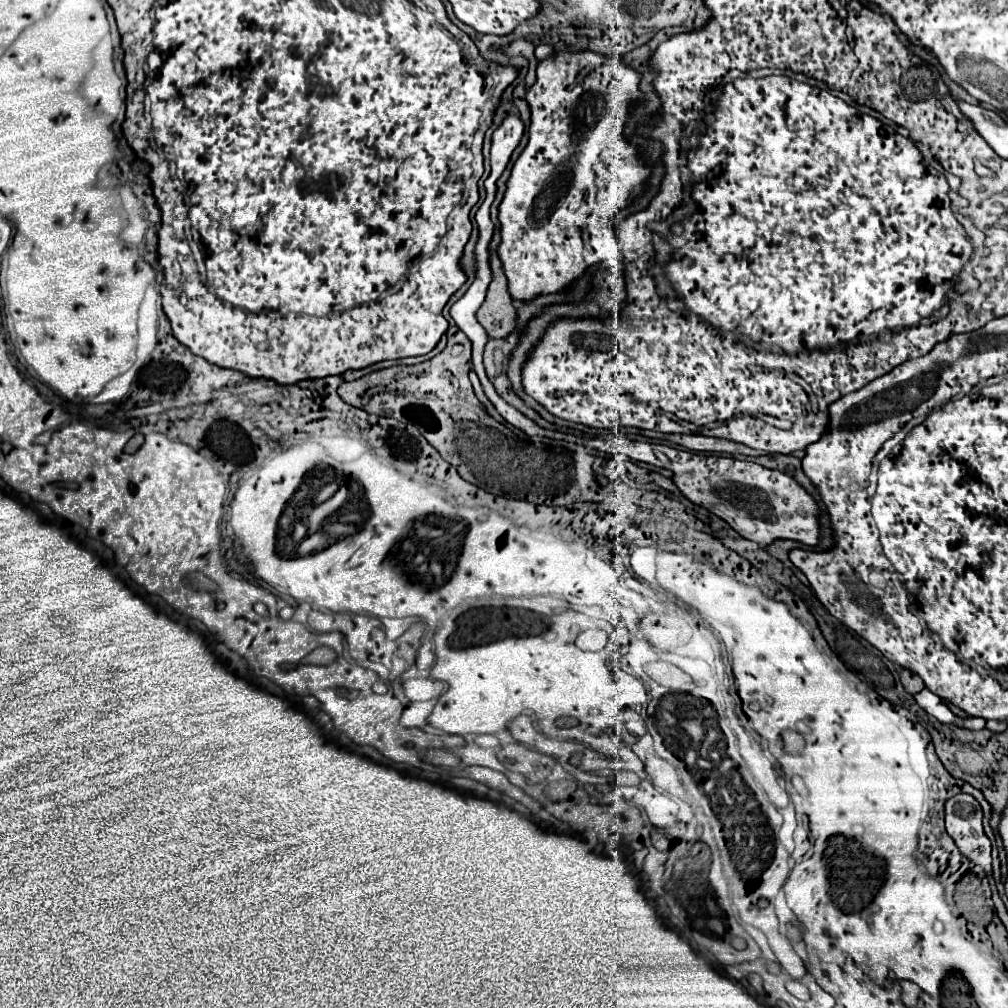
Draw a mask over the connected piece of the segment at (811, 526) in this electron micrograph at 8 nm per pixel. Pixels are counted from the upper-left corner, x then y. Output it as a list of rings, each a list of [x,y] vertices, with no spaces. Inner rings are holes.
[[[661,443],[645,445],[645,461],[673,471],[673,483],[685,499],[725,519],[731,529],[755,541],[759,547],[769,547],[777,539],[793,539],[807,547],[819,543],[819,507],[815,499],[785,473],[723,455],[679,451]]]

